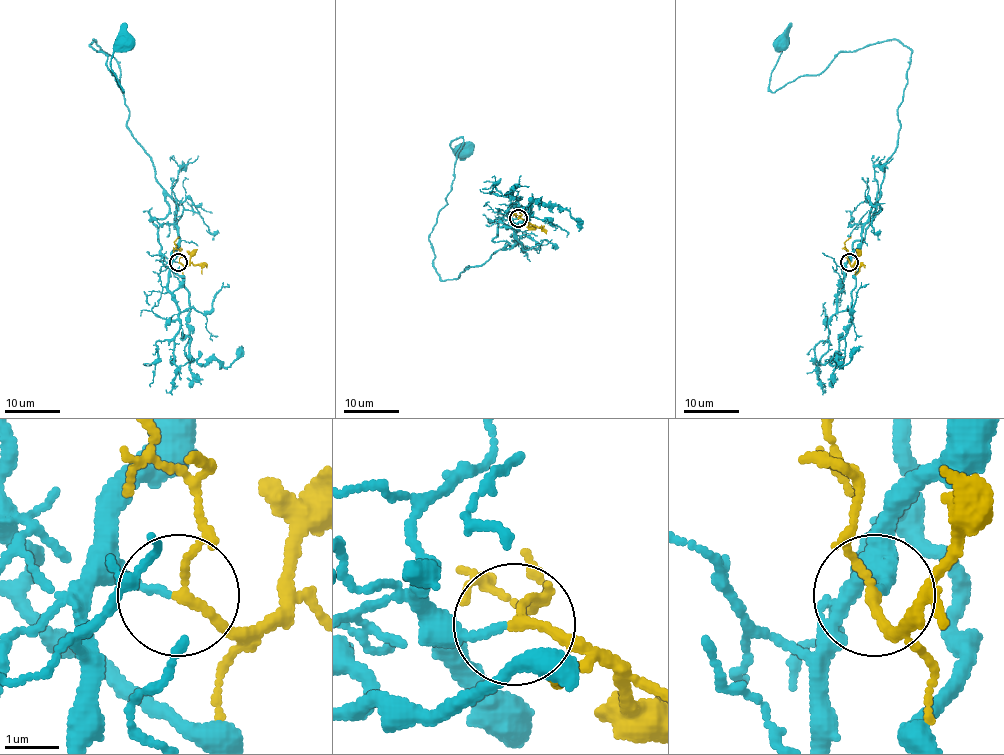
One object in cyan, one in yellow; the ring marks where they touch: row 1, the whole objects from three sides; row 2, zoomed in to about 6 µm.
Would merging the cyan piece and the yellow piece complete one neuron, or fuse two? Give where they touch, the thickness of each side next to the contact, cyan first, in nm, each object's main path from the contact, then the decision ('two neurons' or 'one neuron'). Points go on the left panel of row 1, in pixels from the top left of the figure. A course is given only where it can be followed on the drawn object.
place (178, 262); calibres 120 and 150 nm; course cyan (177, 262), (176, 203), (128, 127), (120, 67), (89, 45), (124, 91), (110, 64), (127, 23); course yellow (179, 262), (184, 266), (198, 264), (202, 274); one neuron

